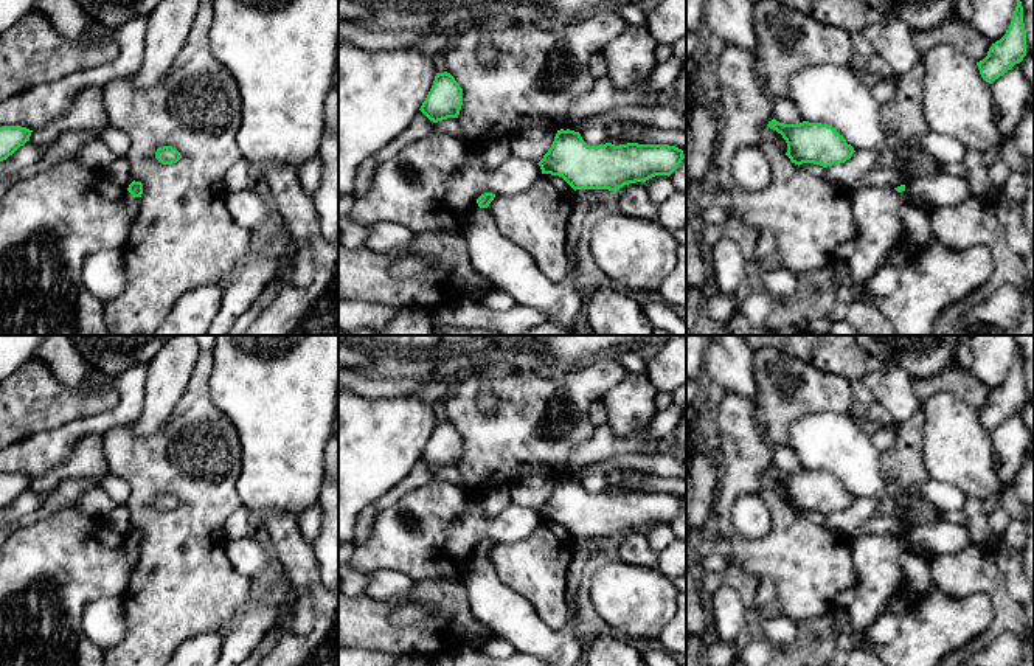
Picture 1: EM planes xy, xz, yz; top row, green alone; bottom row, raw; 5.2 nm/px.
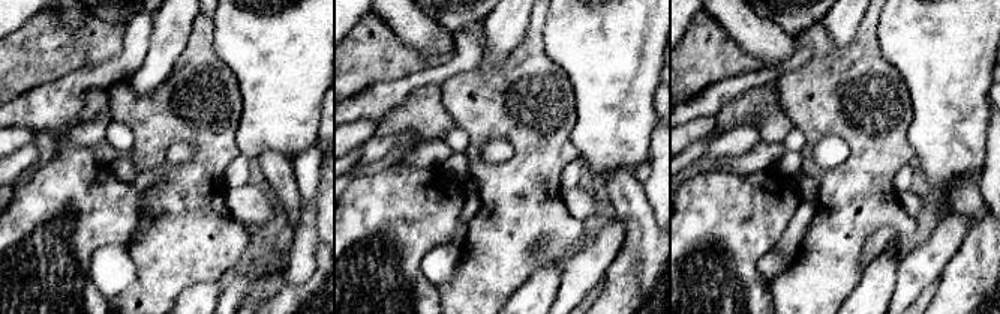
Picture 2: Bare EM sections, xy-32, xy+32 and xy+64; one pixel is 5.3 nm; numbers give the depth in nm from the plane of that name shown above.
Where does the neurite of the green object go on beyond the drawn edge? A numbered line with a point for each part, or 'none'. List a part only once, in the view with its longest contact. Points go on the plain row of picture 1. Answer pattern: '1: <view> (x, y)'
1: xy (134, 550)

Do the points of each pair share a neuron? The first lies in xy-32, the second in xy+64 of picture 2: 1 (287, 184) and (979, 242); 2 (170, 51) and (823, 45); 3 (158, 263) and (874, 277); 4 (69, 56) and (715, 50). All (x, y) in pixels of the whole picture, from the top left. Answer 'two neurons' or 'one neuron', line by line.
1: one neuron
2: two neurons
3: two neurons
4: one neuron

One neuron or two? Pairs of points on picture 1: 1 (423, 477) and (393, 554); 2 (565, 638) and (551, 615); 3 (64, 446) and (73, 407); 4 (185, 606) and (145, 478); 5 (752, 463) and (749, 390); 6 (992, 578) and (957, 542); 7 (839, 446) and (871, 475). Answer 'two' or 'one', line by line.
1: two
2: two
3: two
4: one
5: two
6: two
7: one

